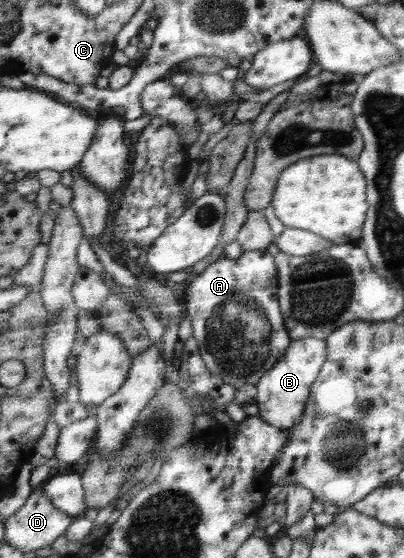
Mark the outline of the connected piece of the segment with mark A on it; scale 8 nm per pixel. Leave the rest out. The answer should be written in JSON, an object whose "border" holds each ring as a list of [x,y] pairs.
{"border":[[[267,250],[243,252],[238,259],[223,256],[204,271],[193,277],[187,289],[185,317],[191,321],[193,336],[197,341],[201,358],[210,375],[222,379],[236,390],[255,386],[275,363],[286,353],[290,339],[284,325],[277,298],[277,269],[273,256]]]}

